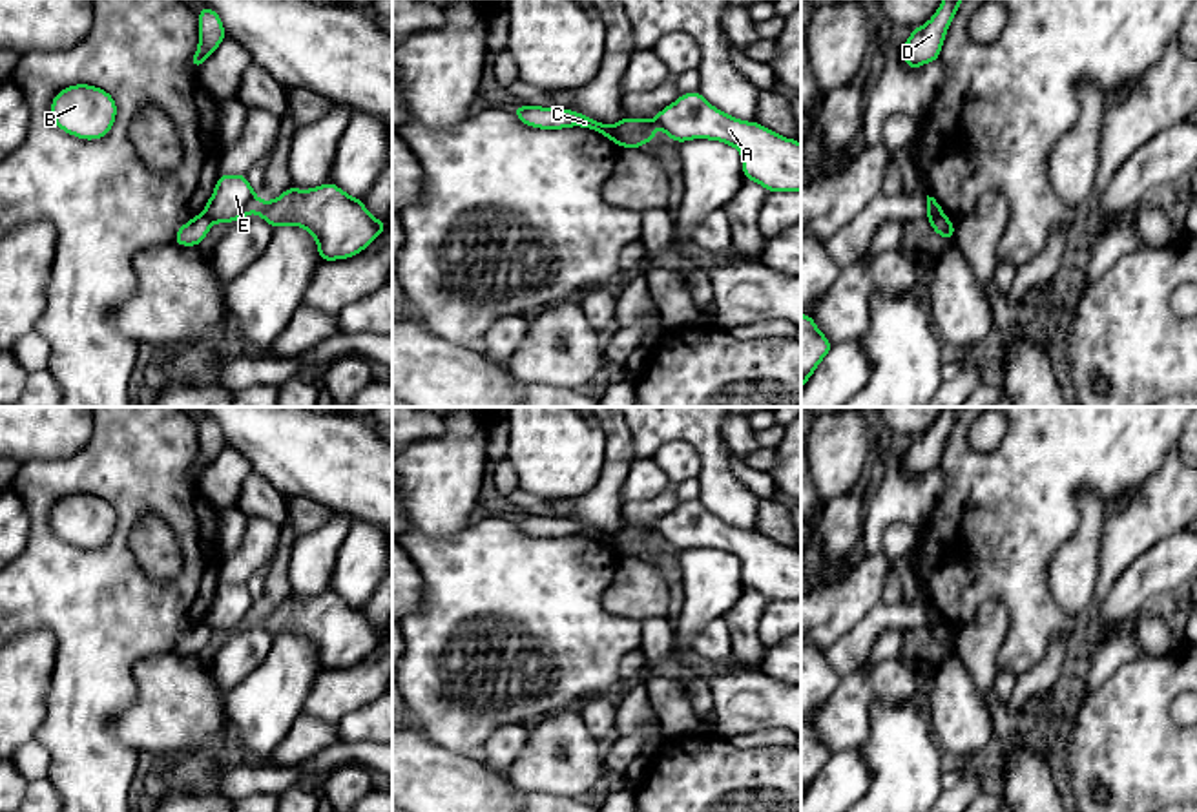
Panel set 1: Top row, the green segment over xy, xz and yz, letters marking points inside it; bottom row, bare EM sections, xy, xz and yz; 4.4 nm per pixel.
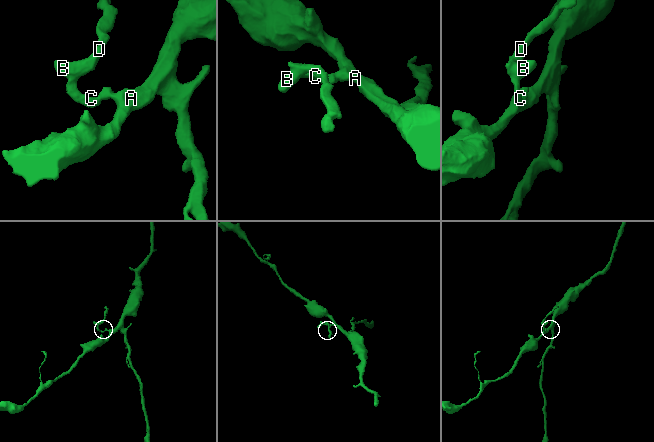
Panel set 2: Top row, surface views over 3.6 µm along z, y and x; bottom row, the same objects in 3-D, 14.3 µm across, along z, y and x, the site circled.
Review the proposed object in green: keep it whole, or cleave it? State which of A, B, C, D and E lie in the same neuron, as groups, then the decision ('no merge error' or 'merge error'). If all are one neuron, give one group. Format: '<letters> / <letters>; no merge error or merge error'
A E / B C D; merge error

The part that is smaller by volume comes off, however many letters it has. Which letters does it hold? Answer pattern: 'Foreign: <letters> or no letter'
Foreign: B, C, D

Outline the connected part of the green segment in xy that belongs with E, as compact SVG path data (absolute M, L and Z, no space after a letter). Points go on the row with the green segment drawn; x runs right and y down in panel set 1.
M221 173L203 213L212 223L232 223L250 212L272 228L290 224L308 230L323 261L363 252L387 228L387 221L374 219L361 197L356 199L332 182L312 190L290 186L274 201L259 201L246 175Z

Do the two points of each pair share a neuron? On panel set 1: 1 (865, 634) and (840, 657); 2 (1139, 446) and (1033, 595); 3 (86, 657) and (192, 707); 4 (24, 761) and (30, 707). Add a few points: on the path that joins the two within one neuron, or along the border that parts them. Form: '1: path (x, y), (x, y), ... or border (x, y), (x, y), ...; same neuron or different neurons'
1: path (860, 639), (845, 654); same neuron
2: path (1093, 460), (1033, 520), (1033, 550); same neuron
3: border (166, 652), (134, 665), (135, 699), (114, 718); different neurons
4: border (33, 738), (19, 749); different neurons

